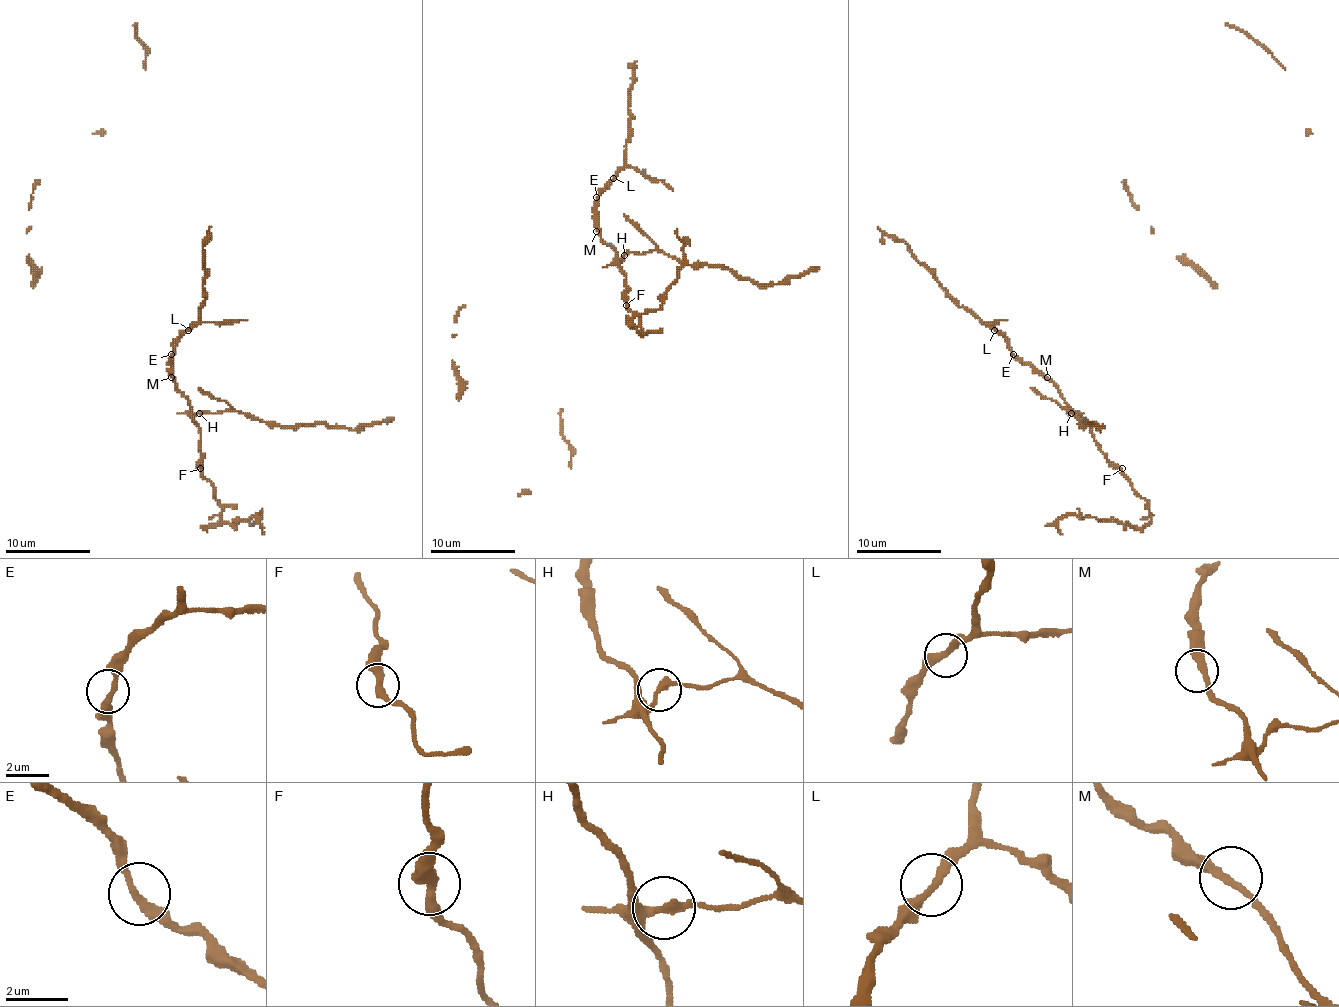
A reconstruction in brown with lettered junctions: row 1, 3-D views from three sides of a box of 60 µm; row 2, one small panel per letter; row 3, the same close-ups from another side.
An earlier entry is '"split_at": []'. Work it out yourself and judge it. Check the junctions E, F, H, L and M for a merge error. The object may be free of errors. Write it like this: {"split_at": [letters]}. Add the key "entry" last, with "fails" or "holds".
{"split_at": ["H"], "entry": "fails"}

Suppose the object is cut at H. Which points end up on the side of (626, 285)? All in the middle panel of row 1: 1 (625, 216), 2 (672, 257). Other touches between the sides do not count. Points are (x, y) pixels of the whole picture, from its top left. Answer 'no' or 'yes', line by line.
1: no
2: no

